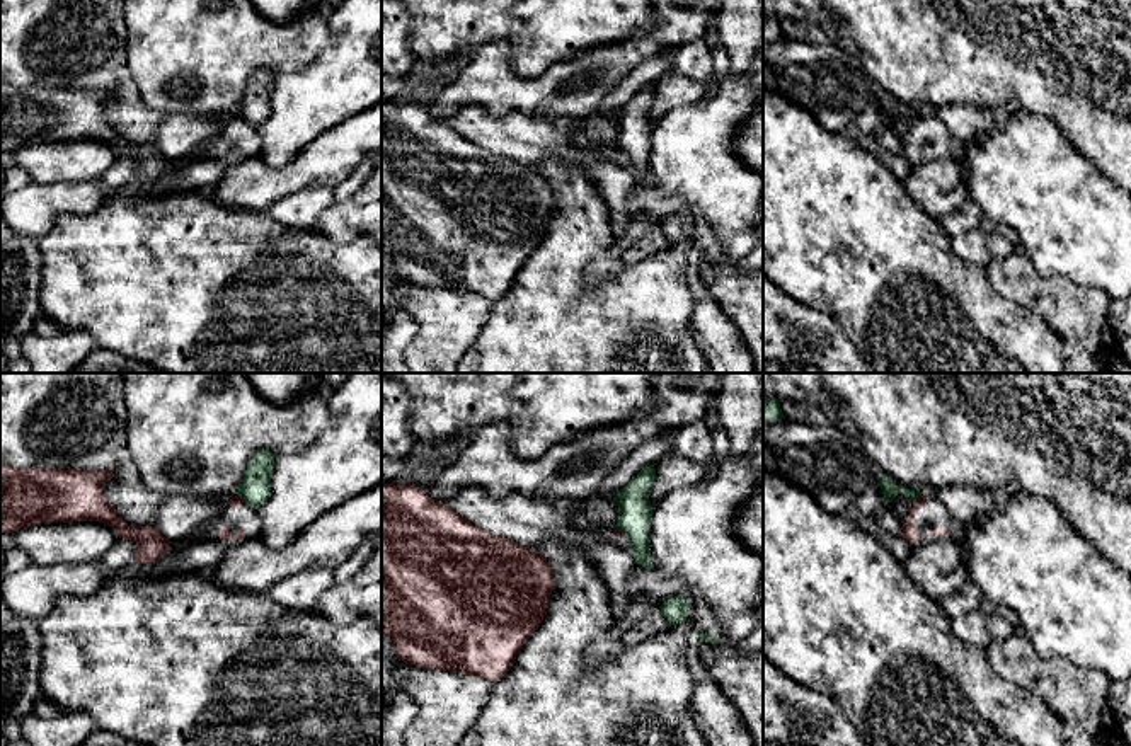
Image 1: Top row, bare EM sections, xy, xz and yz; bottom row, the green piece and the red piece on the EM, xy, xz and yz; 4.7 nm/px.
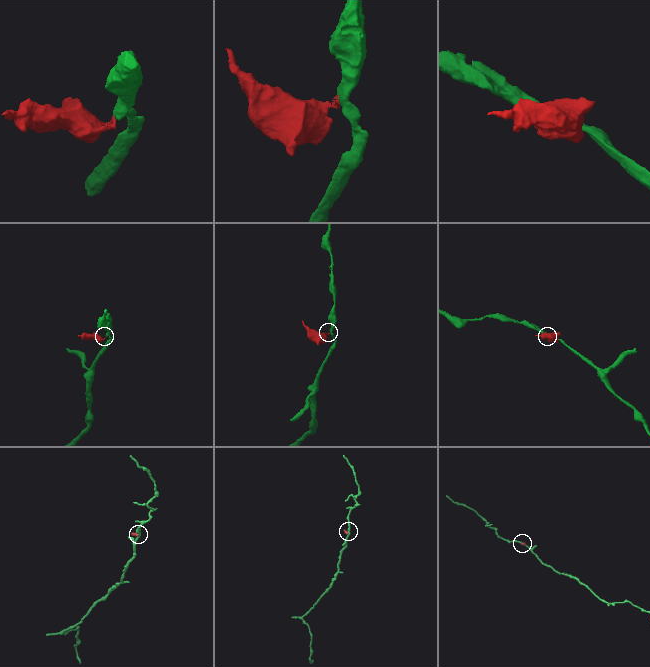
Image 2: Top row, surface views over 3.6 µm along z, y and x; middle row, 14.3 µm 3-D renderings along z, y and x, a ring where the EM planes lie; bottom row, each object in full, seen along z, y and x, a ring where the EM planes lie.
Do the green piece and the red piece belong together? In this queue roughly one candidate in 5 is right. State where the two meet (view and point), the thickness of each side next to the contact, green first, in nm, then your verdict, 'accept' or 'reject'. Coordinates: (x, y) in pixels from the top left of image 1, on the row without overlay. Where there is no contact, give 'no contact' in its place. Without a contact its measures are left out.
meets green in yz at (917, 118); 70 nm thick on the green side, 70 nm on the other; reject

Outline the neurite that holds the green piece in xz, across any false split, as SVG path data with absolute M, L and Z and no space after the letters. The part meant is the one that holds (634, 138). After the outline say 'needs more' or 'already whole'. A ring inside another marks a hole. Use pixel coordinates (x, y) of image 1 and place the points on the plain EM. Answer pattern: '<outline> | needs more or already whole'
M649 83L642 87L615 116L620 128L615 148L629 157L629 167L632 169L635 181L647 189L654 187L654 182L649 179L652 135L649 112L654 99L656 87L654 83Z | already whole

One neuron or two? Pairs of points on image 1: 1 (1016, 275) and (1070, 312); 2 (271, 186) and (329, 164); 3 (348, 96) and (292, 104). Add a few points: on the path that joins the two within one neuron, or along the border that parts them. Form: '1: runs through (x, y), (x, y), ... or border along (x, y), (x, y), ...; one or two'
1: runs through (1029, 288), (1056, 300); one
2: runs through (285, 181), (315, 166); one
3: runs through (334, 96), (321, 96), (305, 103); one

